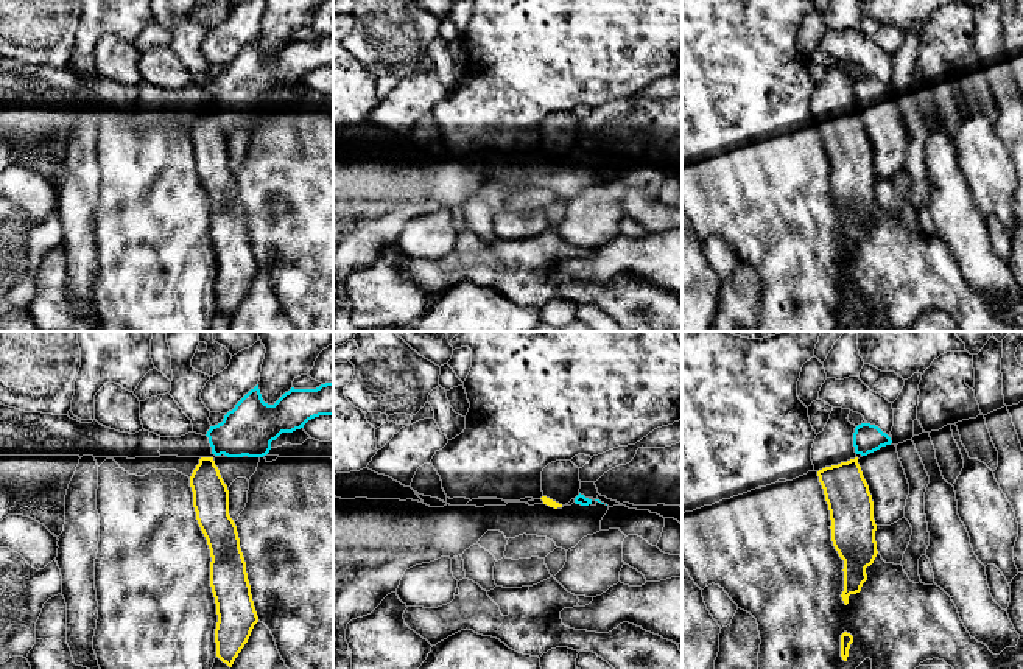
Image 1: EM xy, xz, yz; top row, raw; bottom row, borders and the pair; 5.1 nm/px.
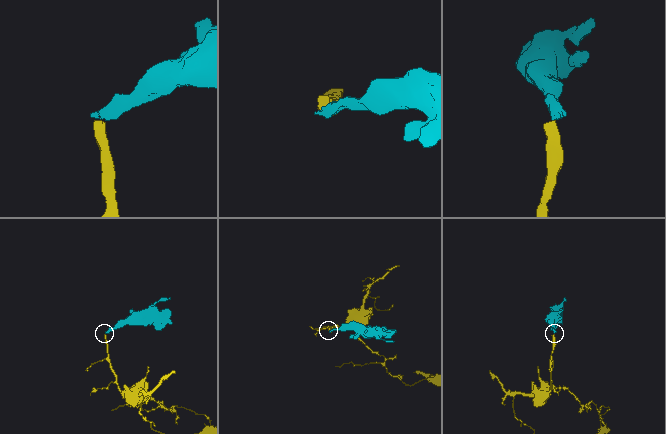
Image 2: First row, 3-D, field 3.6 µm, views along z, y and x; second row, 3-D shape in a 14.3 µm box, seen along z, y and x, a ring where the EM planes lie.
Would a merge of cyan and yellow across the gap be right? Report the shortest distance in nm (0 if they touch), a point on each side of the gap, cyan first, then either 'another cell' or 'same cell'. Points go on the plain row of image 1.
20 nm apart; from cyan across xy (215, 106), (212, 109); another cell

